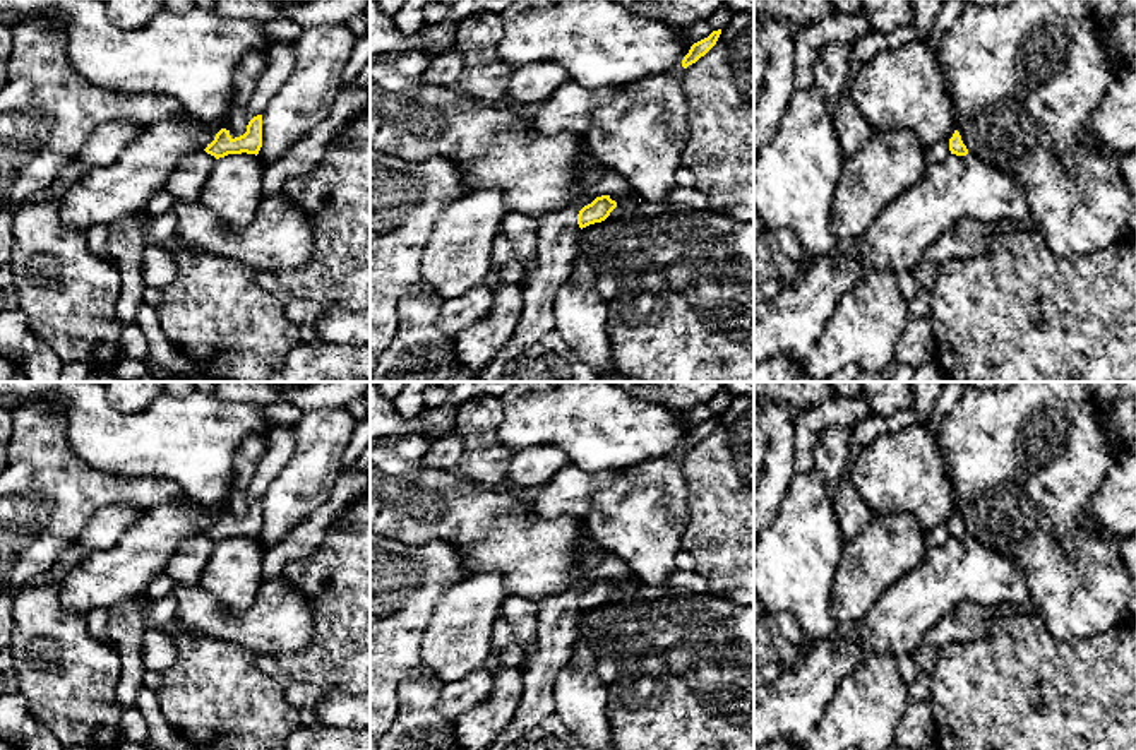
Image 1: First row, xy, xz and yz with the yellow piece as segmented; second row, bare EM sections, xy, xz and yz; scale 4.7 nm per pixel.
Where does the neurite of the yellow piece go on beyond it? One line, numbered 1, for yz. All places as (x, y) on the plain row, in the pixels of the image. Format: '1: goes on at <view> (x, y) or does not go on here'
1: does not go on here

